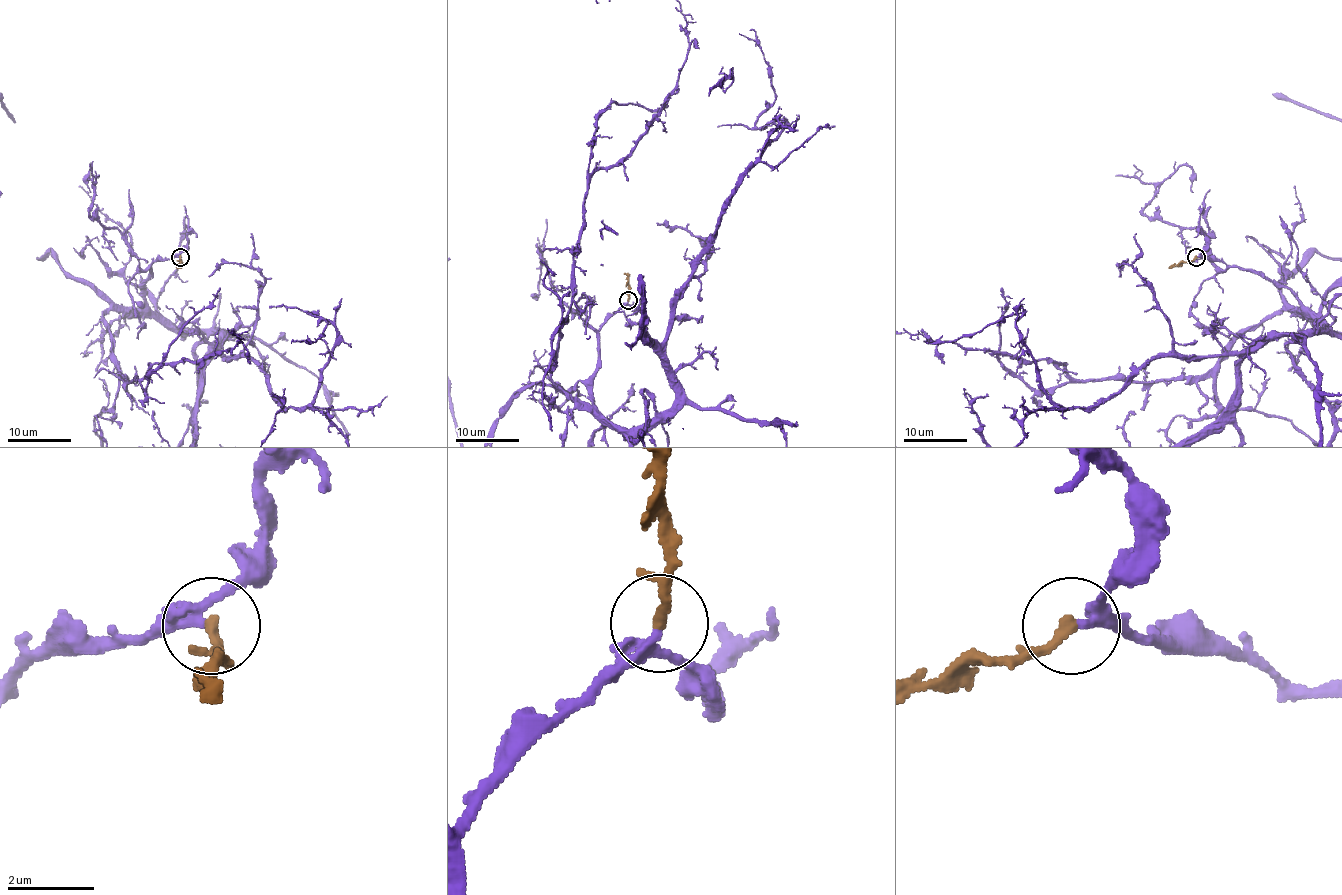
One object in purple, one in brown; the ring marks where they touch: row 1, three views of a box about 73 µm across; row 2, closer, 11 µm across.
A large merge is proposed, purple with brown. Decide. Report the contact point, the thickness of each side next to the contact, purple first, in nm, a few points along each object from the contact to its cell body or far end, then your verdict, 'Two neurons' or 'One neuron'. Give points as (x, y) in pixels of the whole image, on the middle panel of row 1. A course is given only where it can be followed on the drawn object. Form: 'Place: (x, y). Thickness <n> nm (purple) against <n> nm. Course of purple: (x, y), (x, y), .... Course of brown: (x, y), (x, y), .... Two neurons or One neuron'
Place: (628, 300). Thickness 180 nm (purple) against 240 nm. Course of brown: (628, 300), (628, 281), (623, 273). One neuron

